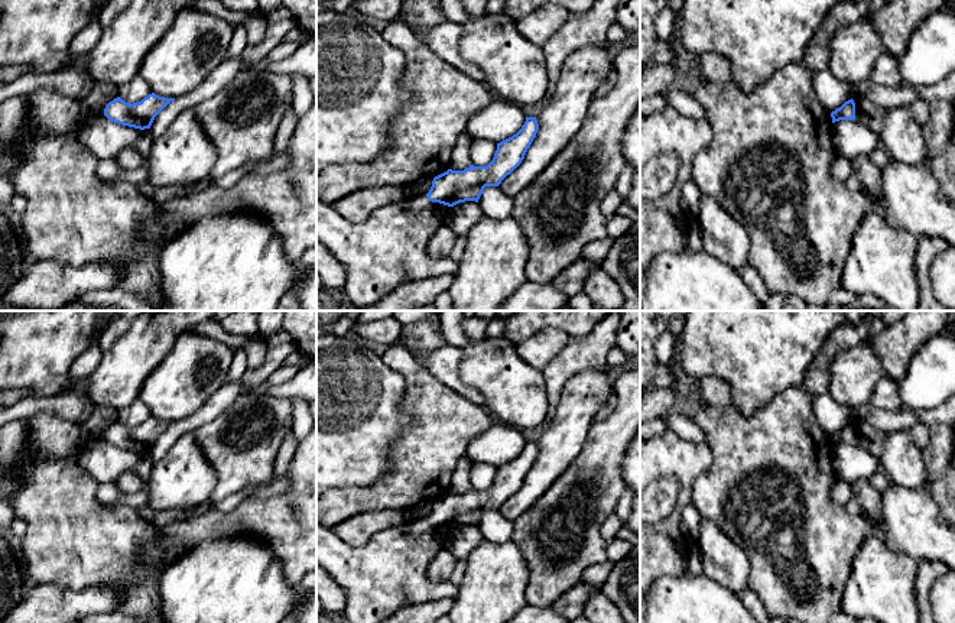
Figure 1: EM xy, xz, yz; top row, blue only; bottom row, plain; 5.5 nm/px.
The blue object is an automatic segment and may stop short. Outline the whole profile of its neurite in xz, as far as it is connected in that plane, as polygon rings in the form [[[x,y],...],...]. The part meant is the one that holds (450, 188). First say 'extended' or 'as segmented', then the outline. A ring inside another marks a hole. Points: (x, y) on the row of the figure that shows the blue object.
extended; [[[526,117],[516,134],[497,143],[487,166],[448,169],[433,178],[426,195],[381,207],[360,224],[316,199],[316,239],[347,269],[344,302],[367,308],[407,282],[455,275],[459,262],[428,254],[429,237],[445,225],[451,207],[478,202],[485,186],[498,186],[522,163],[537,130],[536,117]]]

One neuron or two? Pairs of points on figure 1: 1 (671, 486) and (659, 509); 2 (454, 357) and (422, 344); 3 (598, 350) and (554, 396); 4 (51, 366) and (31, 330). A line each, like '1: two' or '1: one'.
1: one
2: two
3: one
4: one

